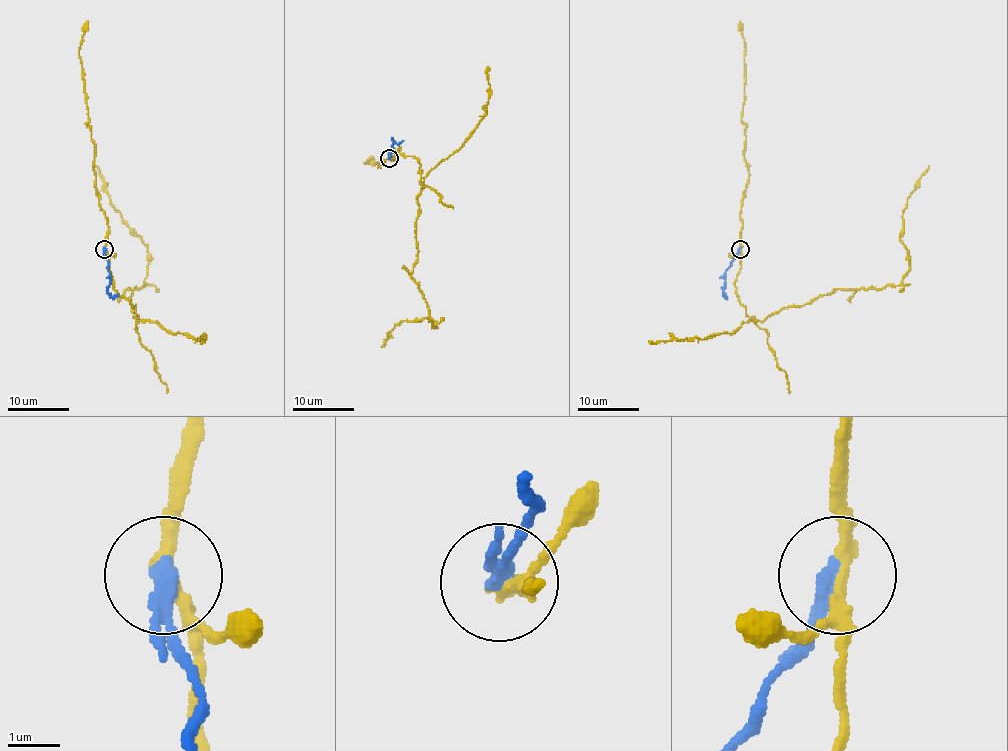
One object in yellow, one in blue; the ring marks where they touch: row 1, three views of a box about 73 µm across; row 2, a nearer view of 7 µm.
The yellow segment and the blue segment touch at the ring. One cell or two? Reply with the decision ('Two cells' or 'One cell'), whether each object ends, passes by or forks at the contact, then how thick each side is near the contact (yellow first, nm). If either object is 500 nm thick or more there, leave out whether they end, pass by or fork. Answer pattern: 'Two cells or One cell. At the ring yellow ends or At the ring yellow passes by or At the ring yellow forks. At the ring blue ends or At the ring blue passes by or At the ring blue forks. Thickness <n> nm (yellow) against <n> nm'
Two cells. At the ring yellow forks. At the ring blue ends. Thickness 200 nm (yellow) against 360 nm

